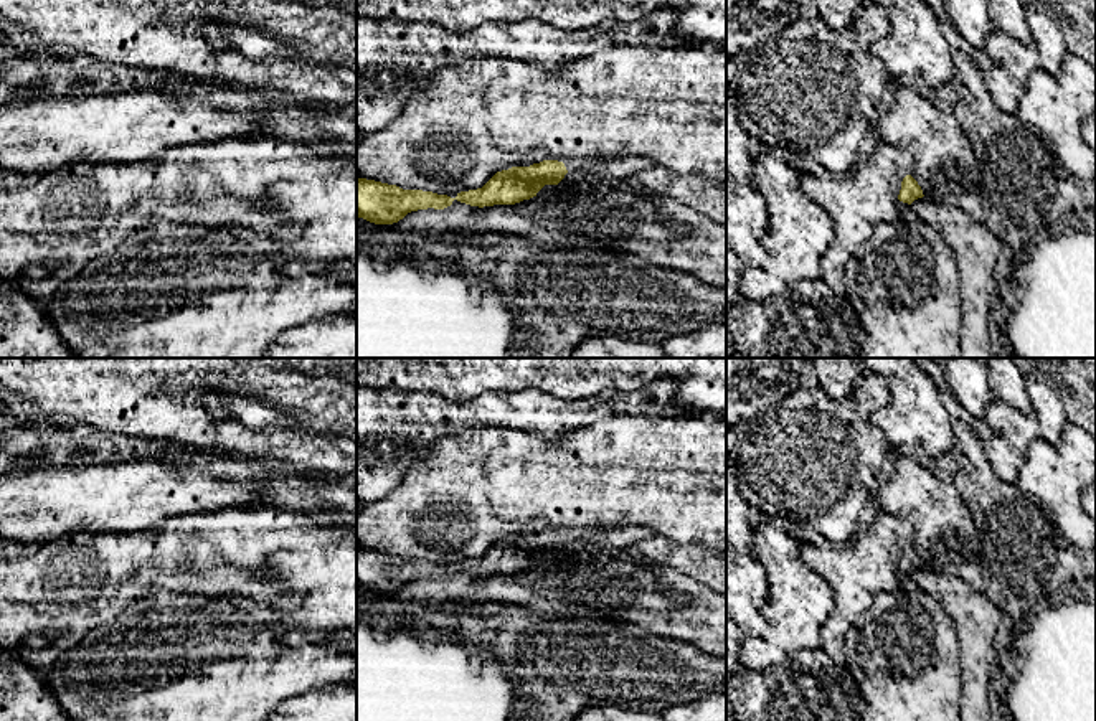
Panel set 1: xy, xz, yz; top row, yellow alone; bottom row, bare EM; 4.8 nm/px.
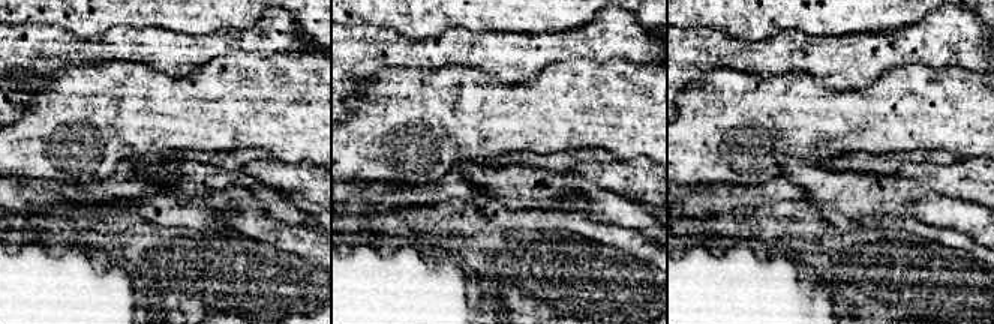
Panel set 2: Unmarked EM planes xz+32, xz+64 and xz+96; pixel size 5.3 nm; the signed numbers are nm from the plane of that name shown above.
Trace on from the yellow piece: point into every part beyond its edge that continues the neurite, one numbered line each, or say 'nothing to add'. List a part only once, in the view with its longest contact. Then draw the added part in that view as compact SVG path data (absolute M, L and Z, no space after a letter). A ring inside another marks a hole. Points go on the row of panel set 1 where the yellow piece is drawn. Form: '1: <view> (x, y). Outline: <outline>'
1: yz (905, 212). Outline: M900 201L896 206L898 216L905 223L914 223L918 214L914 213L913 206L908 203Z

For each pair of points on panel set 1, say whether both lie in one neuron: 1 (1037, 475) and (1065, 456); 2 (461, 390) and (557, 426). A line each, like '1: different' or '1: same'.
1: same
2: different

